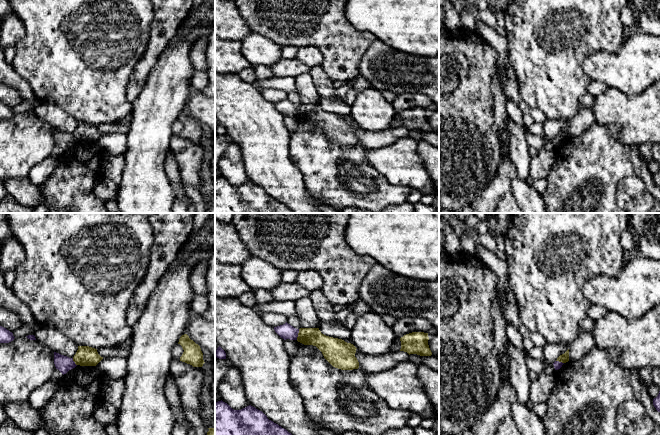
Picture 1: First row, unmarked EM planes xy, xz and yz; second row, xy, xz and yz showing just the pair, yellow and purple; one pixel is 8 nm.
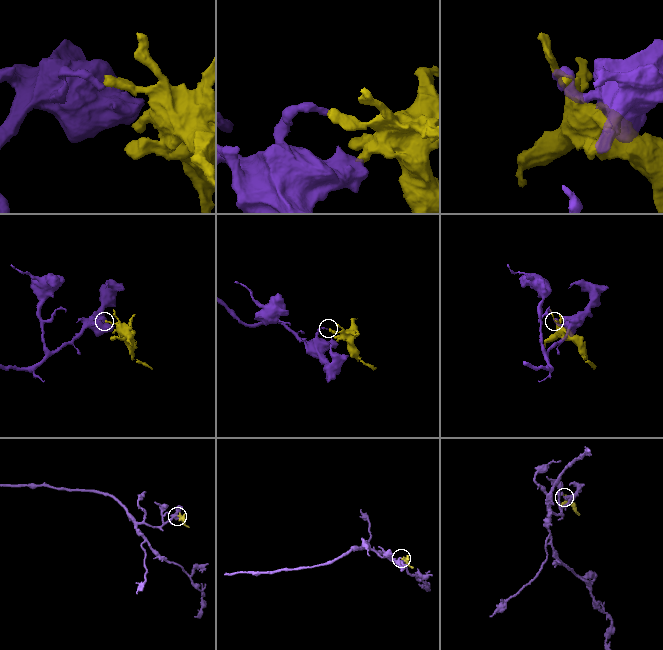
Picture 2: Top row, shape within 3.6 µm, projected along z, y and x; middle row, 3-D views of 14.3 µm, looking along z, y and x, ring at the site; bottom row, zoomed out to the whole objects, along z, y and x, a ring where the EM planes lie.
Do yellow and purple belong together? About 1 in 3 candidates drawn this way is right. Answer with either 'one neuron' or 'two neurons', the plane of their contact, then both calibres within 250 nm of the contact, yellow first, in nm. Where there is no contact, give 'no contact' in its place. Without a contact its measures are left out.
two neurons | xz | 150/120 nm

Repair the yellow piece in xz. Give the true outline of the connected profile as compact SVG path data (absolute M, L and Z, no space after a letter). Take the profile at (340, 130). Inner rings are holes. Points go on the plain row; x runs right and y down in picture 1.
M300 104L297 117L304 121L316 122L335 144L341 146L359 144L359 138L355 133L357 124L342 115L322 110L319 104Z

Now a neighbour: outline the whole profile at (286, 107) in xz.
M287 98L283 101L274 103L275 108L284 116L297 116L299 105L294 104Z

